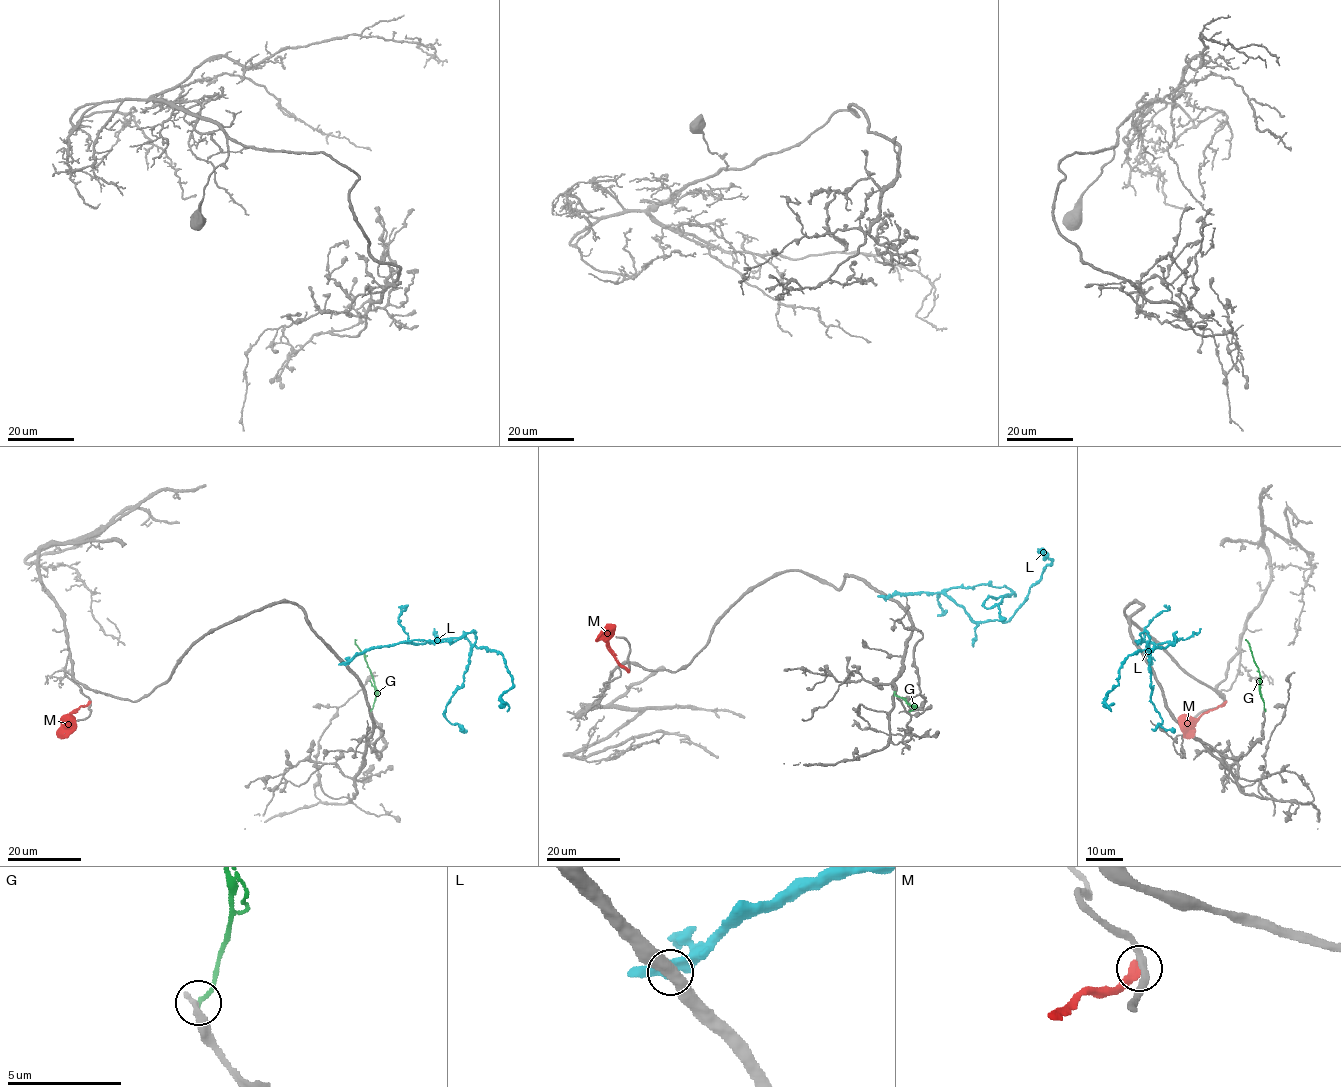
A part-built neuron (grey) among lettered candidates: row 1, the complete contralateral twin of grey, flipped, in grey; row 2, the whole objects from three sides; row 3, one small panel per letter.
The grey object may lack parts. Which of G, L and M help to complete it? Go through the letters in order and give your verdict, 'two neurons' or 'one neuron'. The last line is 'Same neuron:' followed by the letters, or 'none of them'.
G: two neurons
L: two neurons
M: two neurons
Same neuron: none of them

